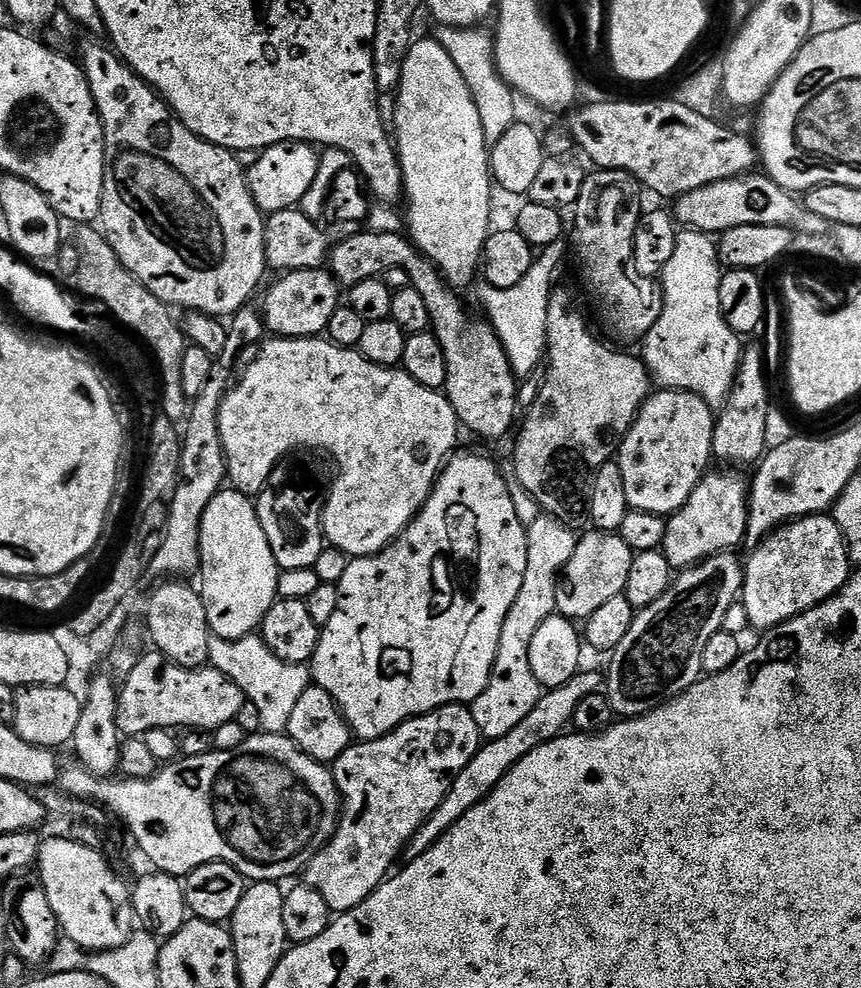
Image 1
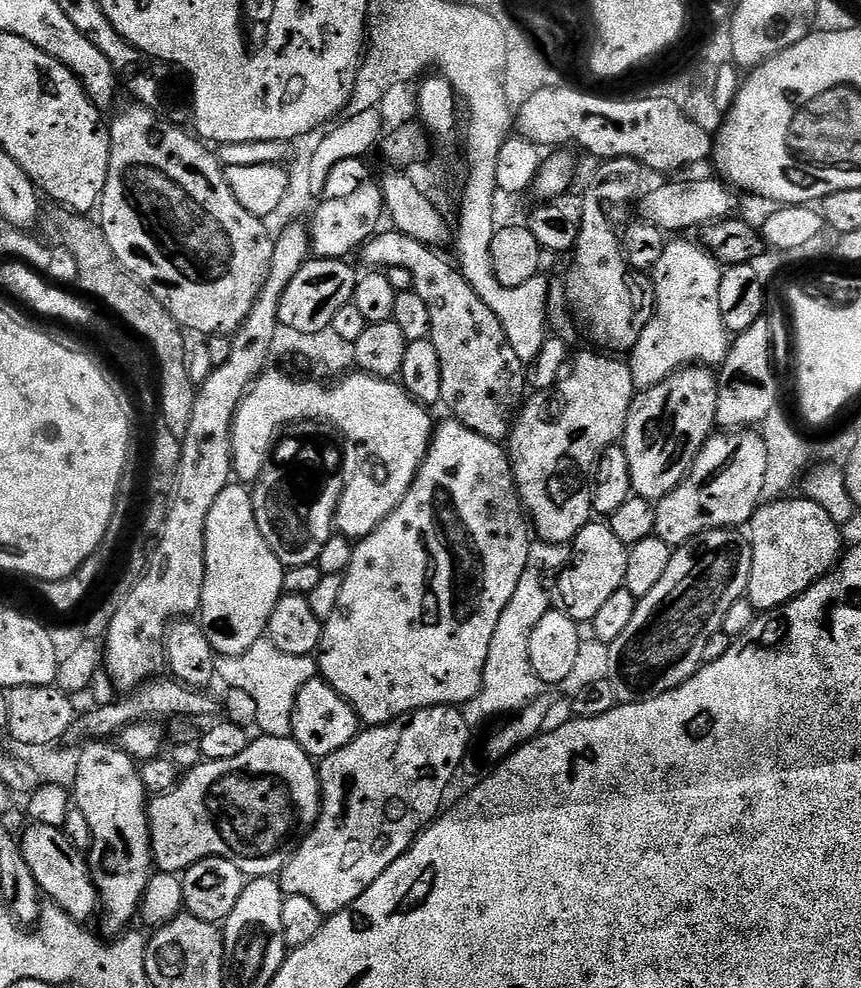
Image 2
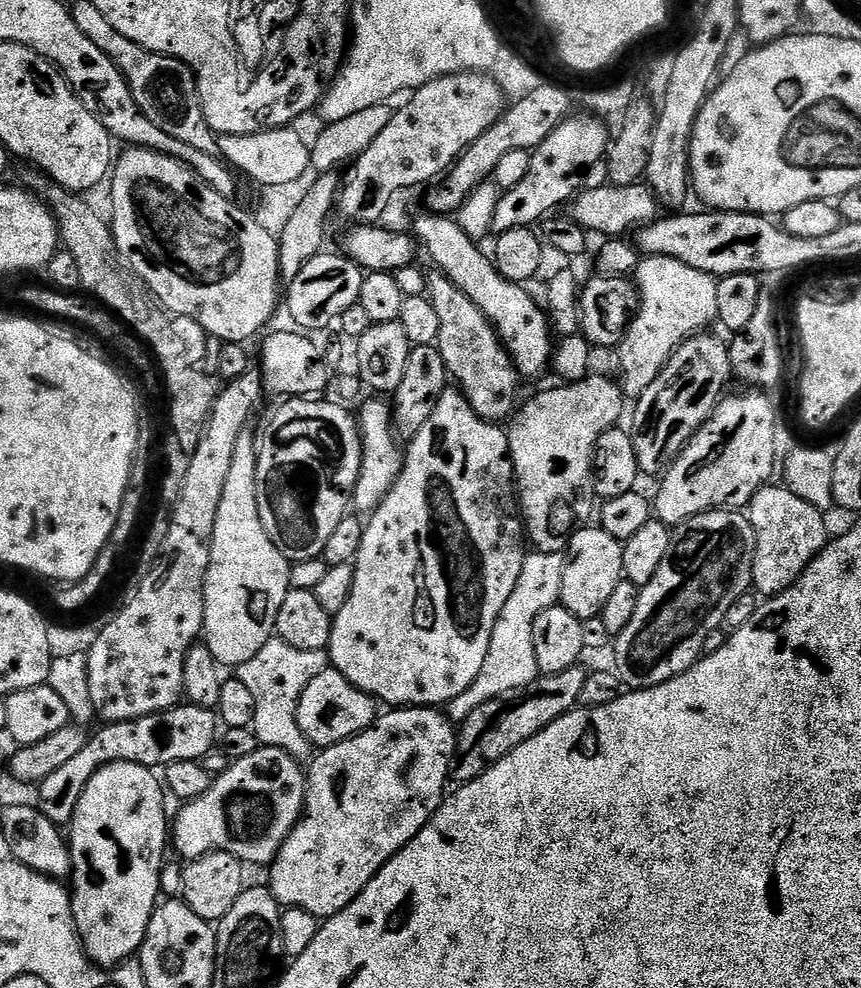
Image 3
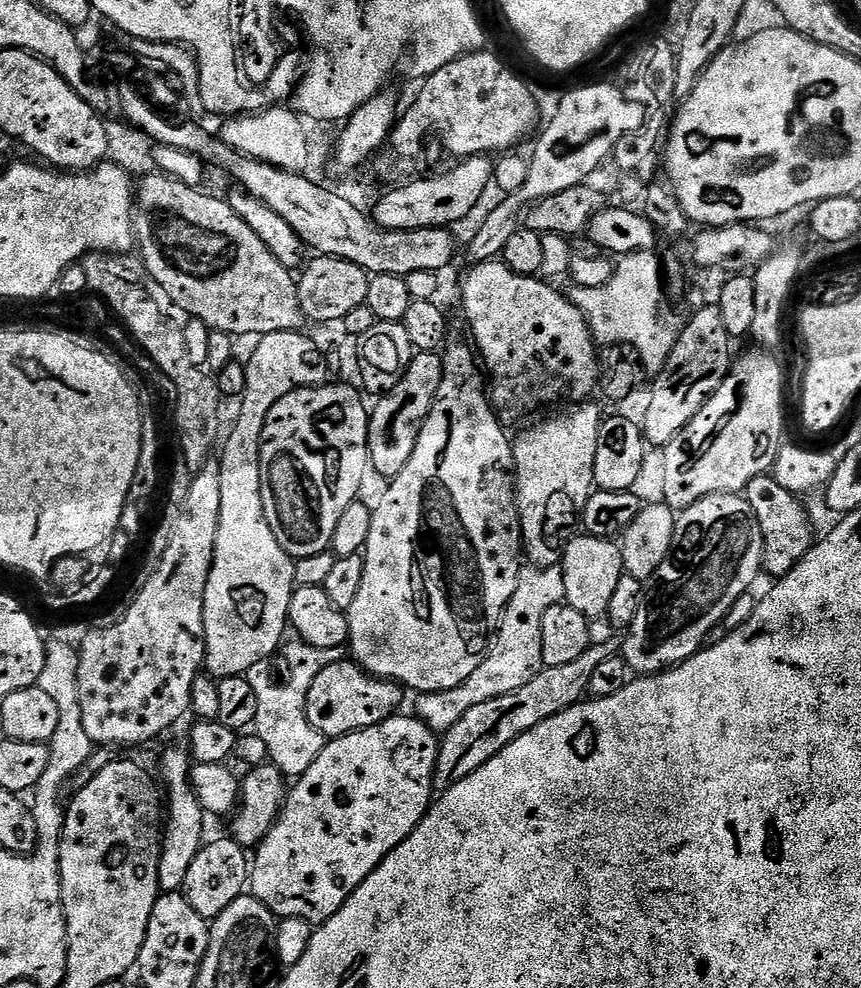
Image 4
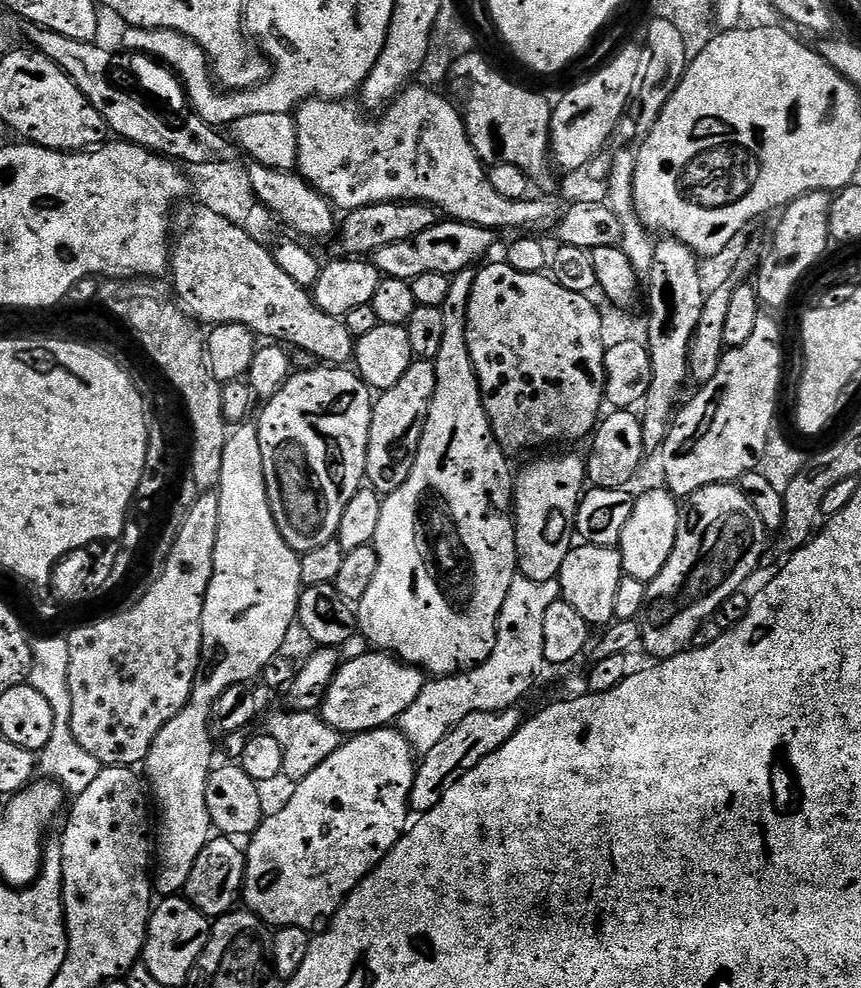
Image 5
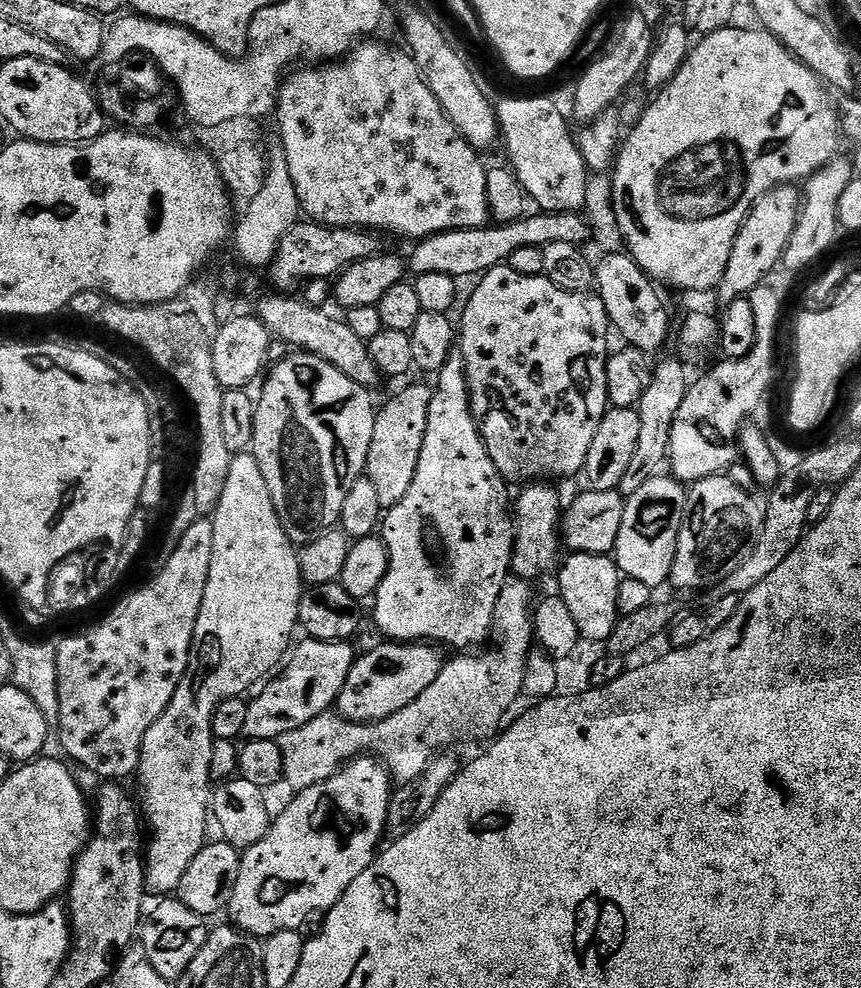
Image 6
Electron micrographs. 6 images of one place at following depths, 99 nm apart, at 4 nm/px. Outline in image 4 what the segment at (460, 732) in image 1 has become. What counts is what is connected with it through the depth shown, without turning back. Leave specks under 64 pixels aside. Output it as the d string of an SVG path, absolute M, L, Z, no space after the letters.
M397 714L388 720L382 721L378 726L370 726L369 728L363 728L345 736L337 736L329 739L325 743L321 753L314 759L313 765L306 770L303 776L299 777L293 783L296 784L293 788L291 785L284 806L281 808L280 815L277 816L275 824L272 825L272 829L266 834L266 838L260 841L258 847L255 849L255 852L257 851L256 856L254 852L254 863L250 868L251 895L261 900L278 918L301 916L302 919L309 920L312 925L319 926L334 914L338 914L338 910L348 901L352 891L420 825L420 819L432 807L434 803L434 785L432 779L436 773L436 759L440 753L440 740L433 728L415 715L412 716Z

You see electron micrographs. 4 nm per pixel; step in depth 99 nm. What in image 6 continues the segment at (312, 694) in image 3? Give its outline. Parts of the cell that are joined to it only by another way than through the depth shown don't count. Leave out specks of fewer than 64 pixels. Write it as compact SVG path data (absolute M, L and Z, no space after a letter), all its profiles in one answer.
M383 642L377 646L373 652L368 652L359 657L352 665L352 670L348 676L348 682L343 691L340 692L338 701L339 715L345 720L354 720L360 724L370 724L377 720L385 720L398 710L414 703L420 695L438 678L446 663L445 657L440 657L441 649L428 642Z

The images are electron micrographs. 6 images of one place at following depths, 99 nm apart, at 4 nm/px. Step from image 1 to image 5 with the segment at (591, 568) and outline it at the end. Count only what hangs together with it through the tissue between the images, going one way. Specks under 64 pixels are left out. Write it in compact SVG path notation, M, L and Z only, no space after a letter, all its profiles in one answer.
M577 543L566 554L566 562L562 562L562 570L558 577L560 595L582 618L586 618L589 626L608 626L614 620L614 598L618 594L618 582L624 577L624 567L619 547L607 548L593 544Z

